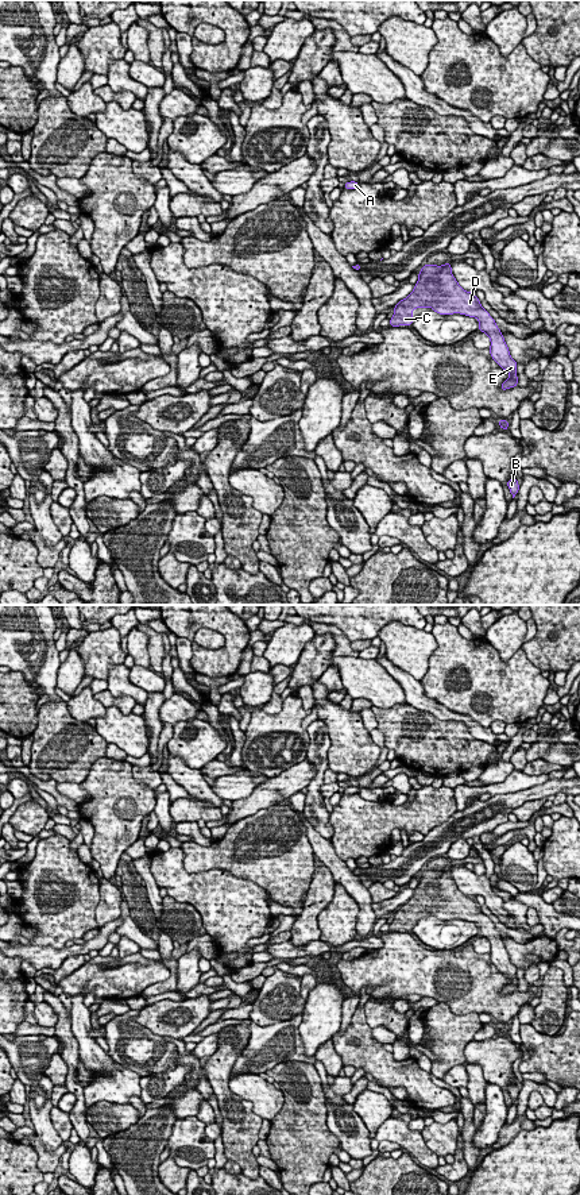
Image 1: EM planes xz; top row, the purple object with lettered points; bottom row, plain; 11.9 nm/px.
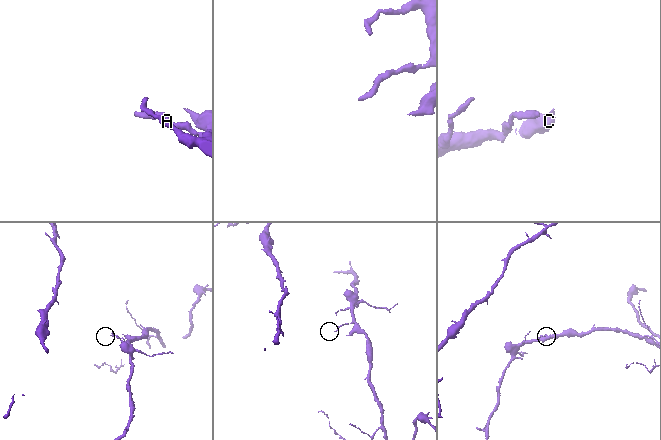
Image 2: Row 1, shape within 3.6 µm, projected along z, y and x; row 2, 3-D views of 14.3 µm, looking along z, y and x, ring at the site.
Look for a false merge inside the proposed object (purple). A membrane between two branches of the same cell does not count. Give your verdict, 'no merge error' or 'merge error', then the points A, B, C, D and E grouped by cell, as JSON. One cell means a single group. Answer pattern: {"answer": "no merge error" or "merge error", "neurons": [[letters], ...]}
{"answer": "no merge error", "neurons": [["A", "B", "C", "D", "E"]]}

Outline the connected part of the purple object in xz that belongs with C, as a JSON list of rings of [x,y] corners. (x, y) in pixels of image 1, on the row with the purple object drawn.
[[[449,262],[442,266],[424,265],[413,292],[394,307],[390,327],[411,325],[413,309],[432,308],[440,315],[460,313],[479,320],[479,331],[488,335],[491,340],[491,358],[510,374],[503,381],[500,390],[518,385],[517,362],[510,356],[504,338],[473,292],[464,290],[452,274]]]

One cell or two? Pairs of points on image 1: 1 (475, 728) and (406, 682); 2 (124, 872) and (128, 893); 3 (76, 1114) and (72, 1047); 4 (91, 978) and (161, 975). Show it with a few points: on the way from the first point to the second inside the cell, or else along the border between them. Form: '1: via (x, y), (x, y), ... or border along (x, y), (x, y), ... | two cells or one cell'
1: via (457, 717), (440, 712), (422, 700) | one cell
2: via (128, 878), (128, 887) | one cell
3: via (80, 1098), (78, 1091), (72, 1084), (72, 1063) | one cell
4: via (108, 978), (143, 975) | one cell

